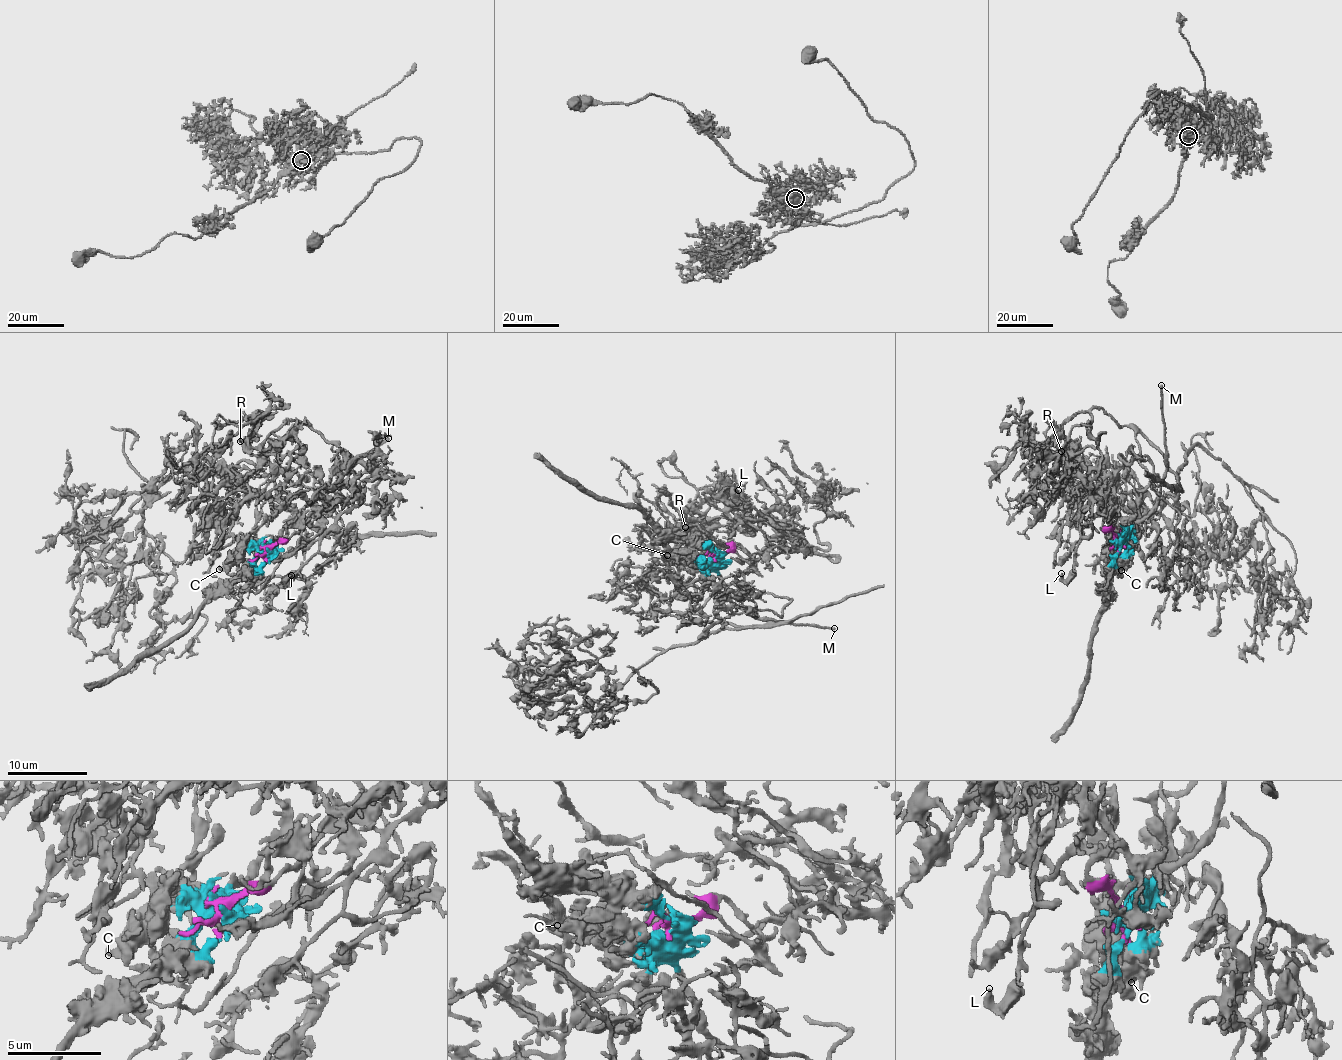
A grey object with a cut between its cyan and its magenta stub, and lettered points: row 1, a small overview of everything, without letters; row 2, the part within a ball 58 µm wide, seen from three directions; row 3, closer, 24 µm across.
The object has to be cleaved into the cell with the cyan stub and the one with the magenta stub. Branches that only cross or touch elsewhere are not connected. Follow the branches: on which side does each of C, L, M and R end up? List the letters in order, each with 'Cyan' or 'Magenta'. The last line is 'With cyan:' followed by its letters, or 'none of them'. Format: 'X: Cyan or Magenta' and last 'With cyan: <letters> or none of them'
C: Cyan
L: Magenta
M: Cyan
R: Magenta
With cyan: C, M

